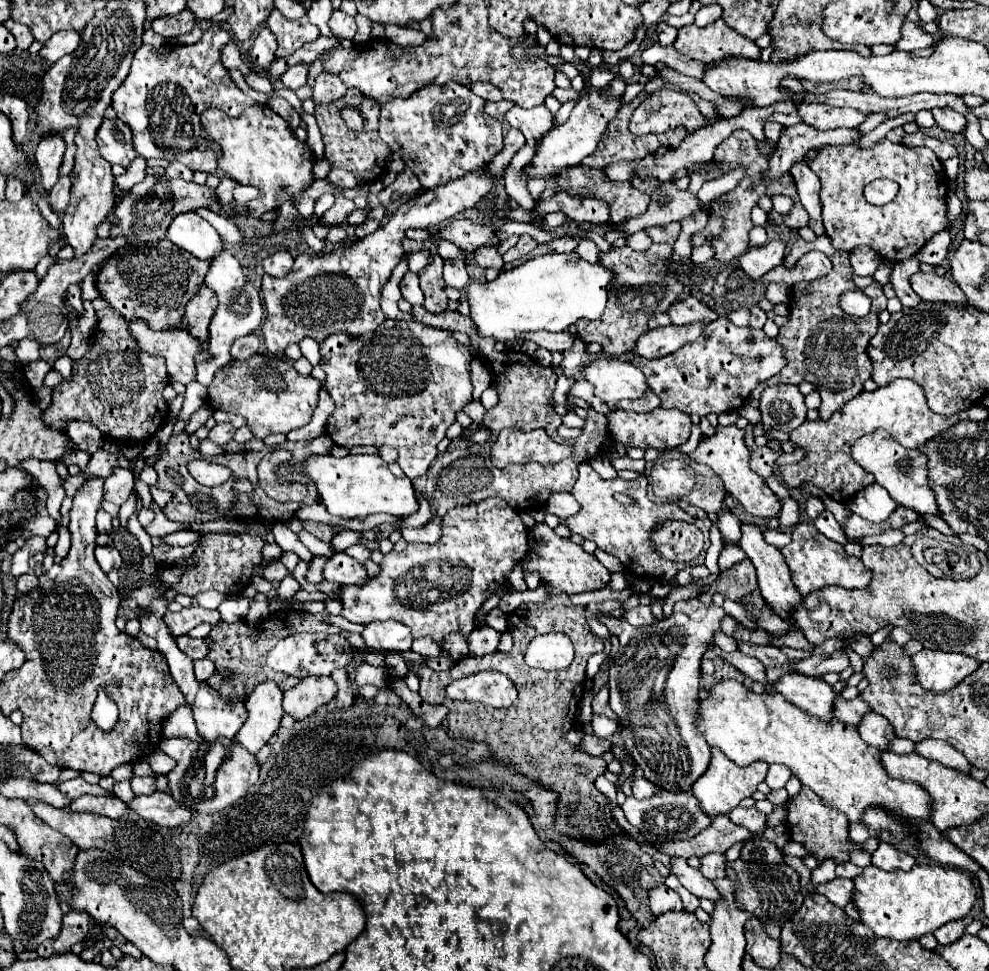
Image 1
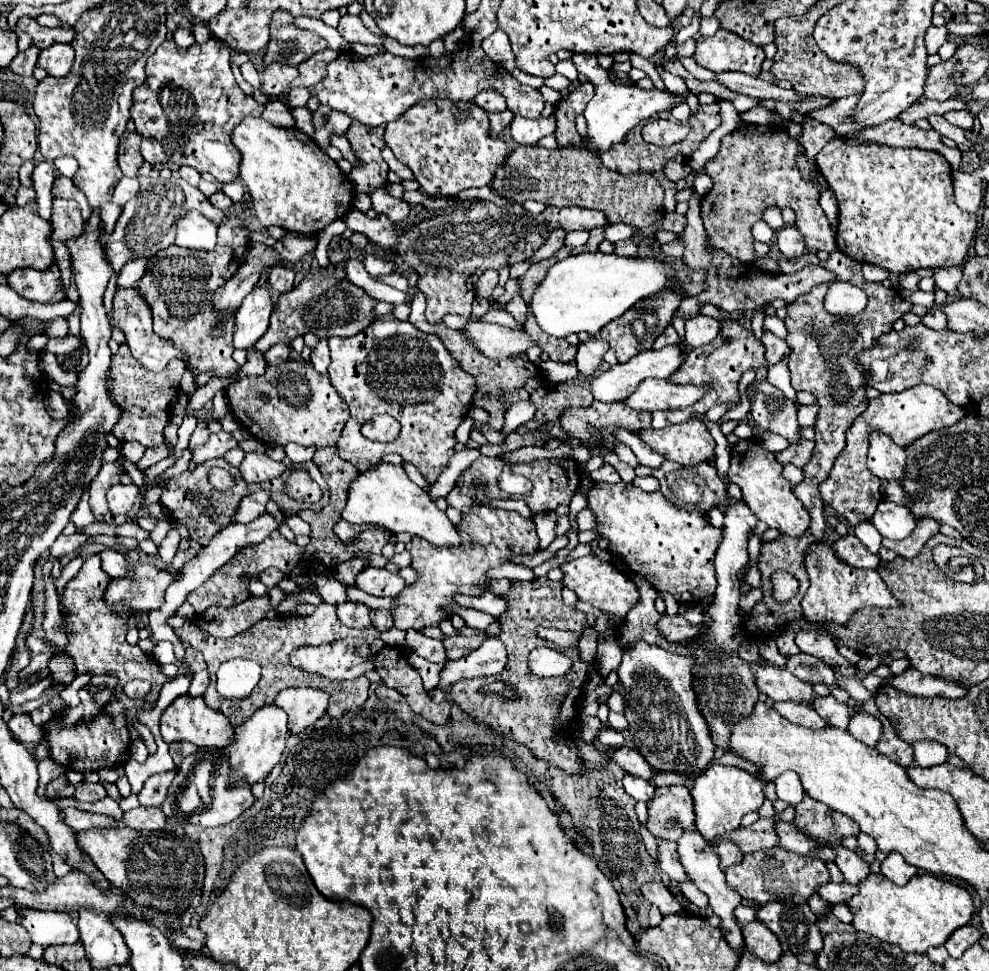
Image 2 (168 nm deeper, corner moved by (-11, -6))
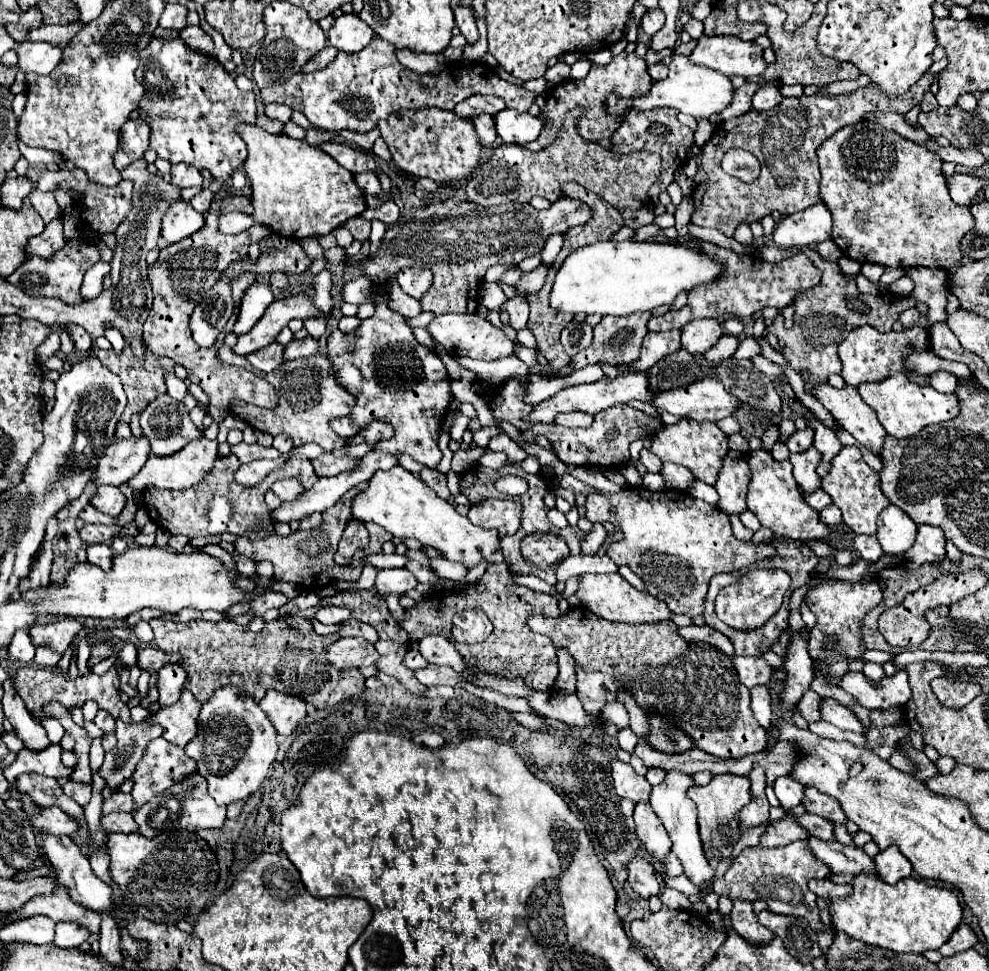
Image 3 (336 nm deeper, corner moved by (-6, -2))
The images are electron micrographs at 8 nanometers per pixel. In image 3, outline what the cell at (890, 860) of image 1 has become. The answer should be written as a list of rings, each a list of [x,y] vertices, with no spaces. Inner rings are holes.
[[[895,845],[881,851],[875,857],[875,863],[877,863],[877,875],[887,883],[897,883],[899,879],[911,877],[913,873],[909,859]]]

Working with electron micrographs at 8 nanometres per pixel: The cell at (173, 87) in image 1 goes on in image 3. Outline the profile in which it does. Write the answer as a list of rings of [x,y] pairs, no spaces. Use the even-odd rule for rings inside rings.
[[[179,37],[173,41],[151,39],[151,43],[141,51],[141,63],[137,69],[137,79],[145,87],[145,95],[139,103],[141,119],[151,125],[151,147],[159,157],[169,163],[187,163],[197,169],[209,169],[217,181],[227,181],[233,171],[237,171],[247,159],[247,147],[237,135],[235,127],[239,123],[255,123],[255,95],[253,91],[243,93],[237,89],[233,77],[227,75],[223,65],[211,55],[199,53],[187,47]]]

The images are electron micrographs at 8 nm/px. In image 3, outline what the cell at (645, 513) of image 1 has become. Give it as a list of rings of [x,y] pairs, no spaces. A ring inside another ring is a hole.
[[[629,487],[621,493],[597,493],[597,495],[589,495],[587,501],[585,501],[585,517],[589,521],[611,521],[613,525],[617,525],[621,531],[623,531],[623,539],[617,541],[617,543],[609,543],[607,547],[607,555],[617,563],[617,565],[627,565],[635,575],[639,575],[645,583],[647,583],[647,593],[663,603],[667,603],[669,611],[671,613],[677,613],[677,615],[689,615],[689,617],[697,617],[697,615],[703,615],[703,603],[705,603],[705,595],[707,595],[707,589],[709,589],[709,581],[713,575],[717,573],[731,573],[731,571],[737,571],[737,569],[743,569],[743,567],[749,567],[757,561],[763,561],[763,559],[769,559],[771,555],[775,555],[775,549],[771,547],[771,543],[759,543],[755,545],[753,541],[739,541],[735,535],[733,535],[733,529],[731,529],[731,523],[729,523],[729,517],[727,513],[719,511],[717,507],[711,507],[707,505],[705,501],[701,499],[695,499],[691,495],[687,495],[685,491],[665,489],[659,492],[650,492],[642,487]]]

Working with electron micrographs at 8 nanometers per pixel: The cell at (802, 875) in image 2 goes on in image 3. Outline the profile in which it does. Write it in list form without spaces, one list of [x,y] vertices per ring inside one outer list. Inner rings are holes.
[[[795,841],[785,847],[773,847],[773,849],[749,847],[749,849],[743,849],[733,859],[727,873],[713,883],[713,891],[717,895],[727,895],[729,899],[739,899],[739,901],[751,901],[751,903],[765,901],[769,905],[769,909],[777,915],[807,919],[807,923],[813,931],[835,935],[833,927],[825,927],[819,921],[819,909],[815,903],[817,895],[811,893],[807,887],[809,879],[813,879],[813,877],[825,879],[829,873],[831,871],[823,865],[823,861],[819,861],[811,853],[807,843],[803,843],[803,841]]]

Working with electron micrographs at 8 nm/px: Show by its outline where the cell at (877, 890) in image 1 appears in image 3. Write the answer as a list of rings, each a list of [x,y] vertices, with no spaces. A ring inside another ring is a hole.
[[[877,875],[853,877],[853,895],[849,899],[833,899],[829,911],[831,925],[837,931],[895,953],[925,953],[929,949],[939,949],[953,935],[963,917],[959,899],[949,889],[929,887],[925,881],[911,877],[889,885]]]

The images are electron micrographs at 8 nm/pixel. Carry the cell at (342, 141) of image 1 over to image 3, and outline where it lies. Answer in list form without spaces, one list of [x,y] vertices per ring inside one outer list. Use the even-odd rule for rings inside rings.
[[[373,129],[369,133],[355,133],[355,131],[341,131],[339,137],[343,141],[347,141],[349,145],[355,145],[355,147],[361,147],[361,149],[371,149],[371,143],[379,137],[379,129]]]

